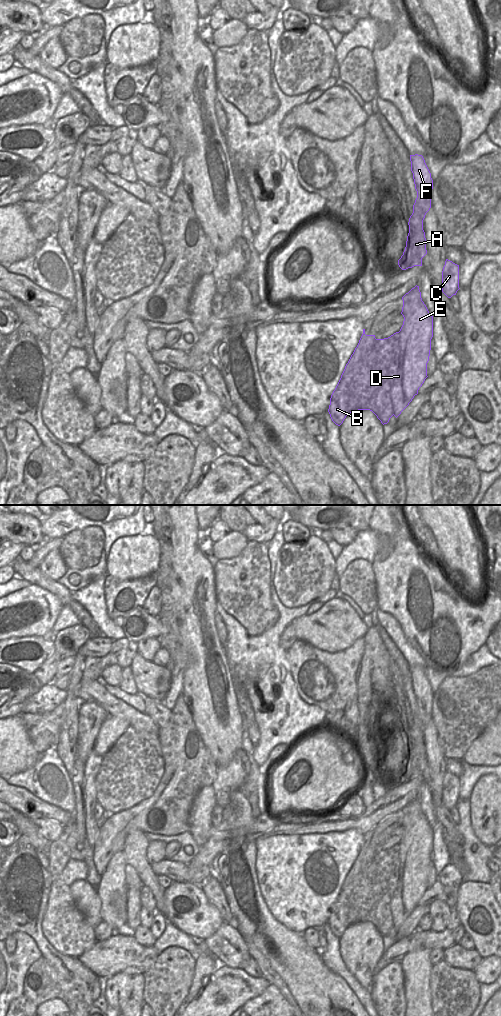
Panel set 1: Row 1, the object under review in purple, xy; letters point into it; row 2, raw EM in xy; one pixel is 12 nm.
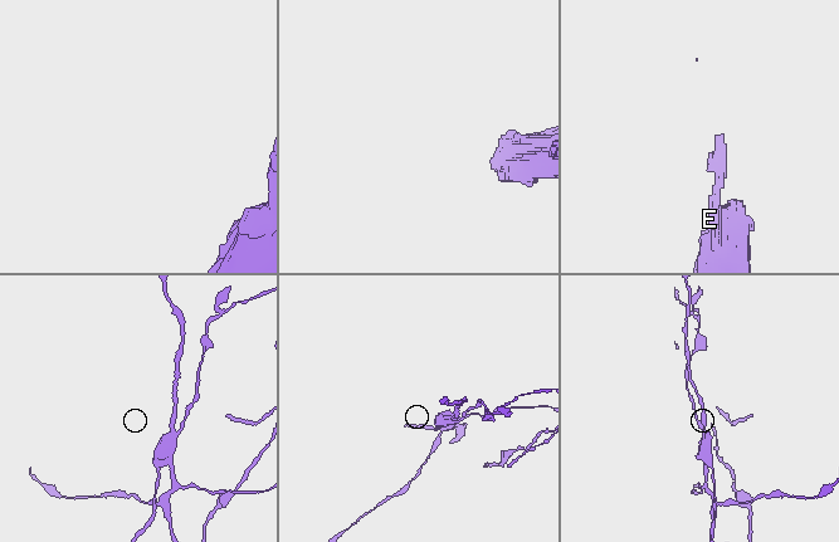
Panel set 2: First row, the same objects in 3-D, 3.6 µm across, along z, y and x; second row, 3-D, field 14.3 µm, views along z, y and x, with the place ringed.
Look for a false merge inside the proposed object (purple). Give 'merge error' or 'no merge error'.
merge error

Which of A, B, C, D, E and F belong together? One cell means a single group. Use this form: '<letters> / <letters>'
A D E F / B C

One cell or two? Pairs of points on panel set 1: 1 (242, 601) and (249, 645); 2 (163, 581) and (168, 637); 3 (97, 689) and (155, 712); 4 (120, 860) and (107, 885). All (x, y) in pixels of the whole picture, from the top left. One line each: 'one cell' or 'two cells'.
1: two cells
2: one cell
3: two cells
4: one cell

